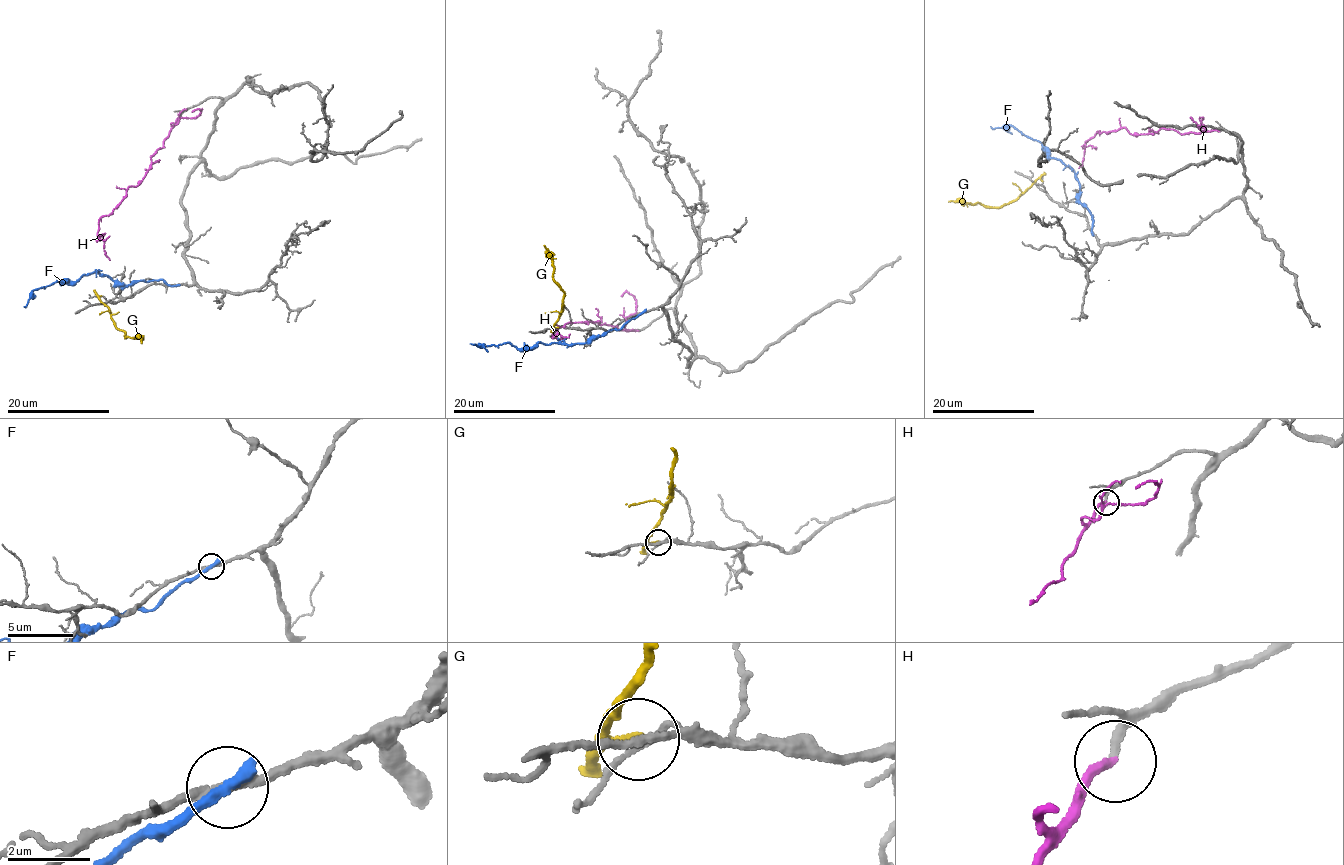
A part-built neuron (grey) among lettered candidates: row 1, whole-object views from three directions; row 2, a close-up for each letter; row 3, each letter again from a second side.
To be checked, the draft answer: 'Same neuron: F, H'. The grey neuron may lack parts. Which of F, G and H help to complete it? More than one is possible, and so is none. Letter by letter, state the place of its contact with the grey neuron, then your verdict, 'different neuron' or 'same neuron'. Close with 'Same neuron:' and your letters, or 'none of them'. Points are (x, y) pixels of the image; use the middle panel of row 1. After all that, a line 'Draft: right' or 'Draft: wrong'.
F: meets grey at (642, 312); different neuron
G: meets grey at (557, 327); different neuron
H: meets grey at (638, 330); same neuron
Same neuron: H
Draft: wrong

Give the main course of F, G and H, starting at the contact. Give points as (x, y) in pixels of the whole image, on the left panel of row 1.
F: (174, 286), (162, 280), (148, 280), (123, 287), (97, 272), (64, 284), (59, 280), (31, 291), (24, 306)
G: (100, 296), (115, 327), (126, 333), (125, 336), (140, 339), (142, 343)
H: (180, 117), (163, 147), (151, 157), (142, 181), (128, 187), (125, 197), (100, 218), (97, 236), (110, 260)

